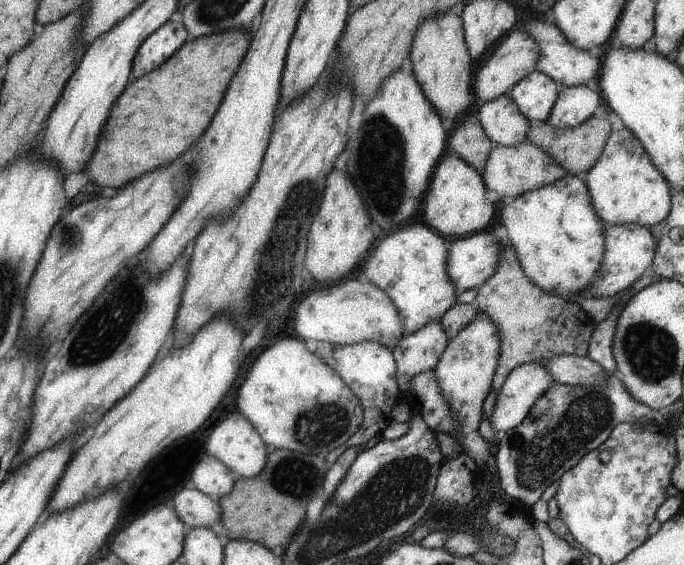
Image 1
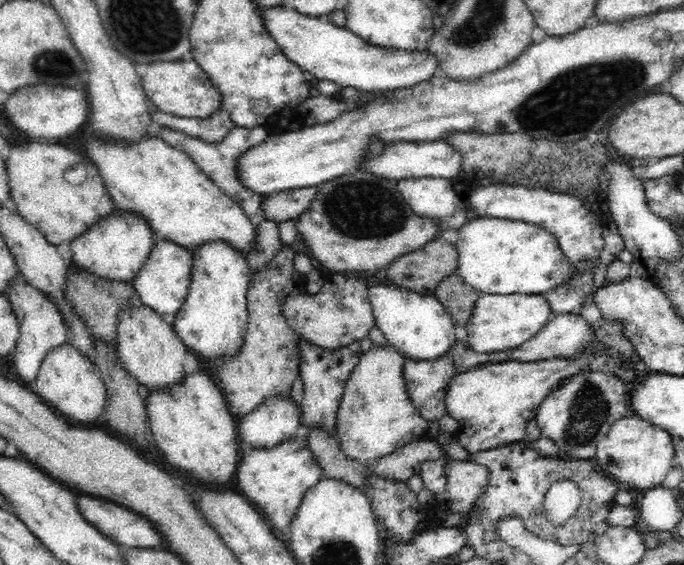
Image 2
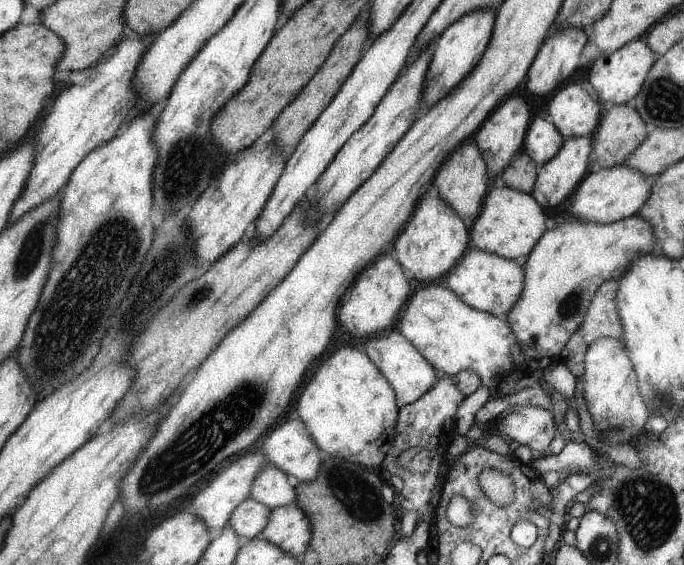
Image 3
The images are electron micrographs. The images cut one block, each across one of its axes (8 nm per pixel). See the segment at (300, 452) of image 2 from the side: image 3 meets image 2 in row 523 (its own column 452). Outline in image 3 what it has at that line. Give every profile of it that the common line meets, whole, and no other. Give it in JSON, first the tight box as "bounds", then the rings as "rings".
{"bounds":[445,249,525,318],"rings":[[[471,249],[449,271],[449,274],[446,274],[445,287],[452,290],[458,298],[464,300],[475,310],[504,318],[513,309],[518,298],[521,298],[525,286],[524,274],[525,270],[522,270],[512,260],[506,260],[506,258],[490,252]]]}

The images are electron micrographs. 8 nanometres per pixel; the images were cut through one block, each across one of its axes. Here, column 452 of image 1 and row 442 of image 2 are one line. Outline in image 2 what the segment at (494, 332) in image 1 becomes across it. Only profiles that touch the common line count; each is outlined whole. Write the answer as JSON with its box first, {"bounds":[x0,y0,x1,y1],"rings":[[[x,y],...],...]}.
{"bounds":[334,345,430,465],"rings":[[[393,345],[372,348],[361,354],[349,376],[337,412],[334,437],[341,451],[352,460],[367,465],[370,460],[429,436],[430,421],[418,412],[409,397],[404,375],[405,357]]]}

